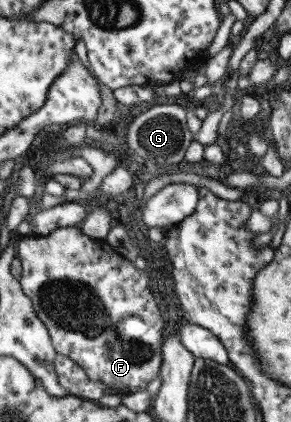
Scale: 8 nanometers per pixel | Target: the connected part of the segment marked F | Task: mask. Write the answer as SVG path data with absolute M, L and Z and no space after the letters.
M79 226L58 228L49 236L34 237L18 242L21 260L19 281L32 300L32 308L46 325L57 354L73 360L94 382L105 384L113 394L129 395L146 389L148 382L159 376L162 364L164 326L154 294L148 289L146 271L134 267L104 239L85 236Z

